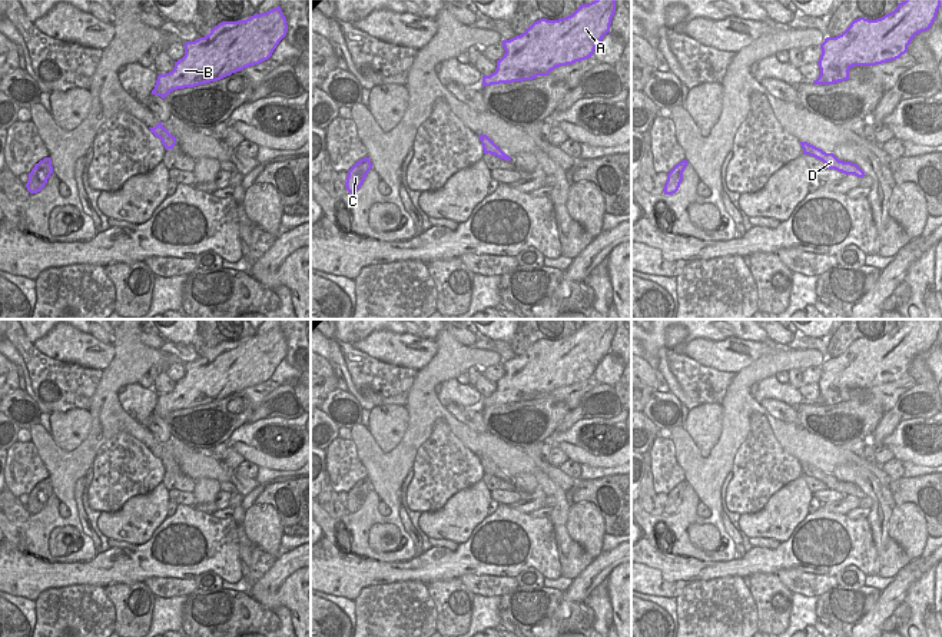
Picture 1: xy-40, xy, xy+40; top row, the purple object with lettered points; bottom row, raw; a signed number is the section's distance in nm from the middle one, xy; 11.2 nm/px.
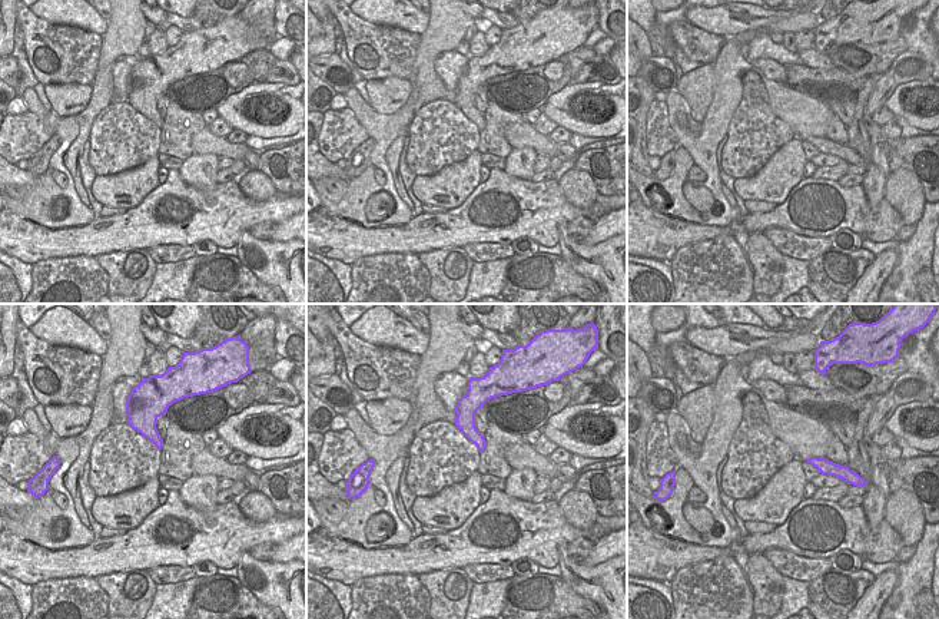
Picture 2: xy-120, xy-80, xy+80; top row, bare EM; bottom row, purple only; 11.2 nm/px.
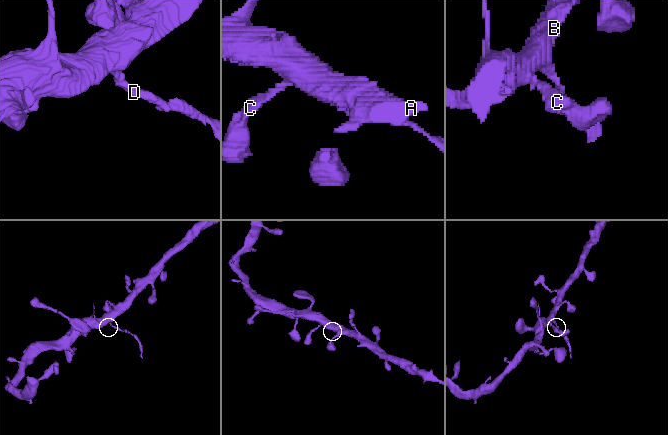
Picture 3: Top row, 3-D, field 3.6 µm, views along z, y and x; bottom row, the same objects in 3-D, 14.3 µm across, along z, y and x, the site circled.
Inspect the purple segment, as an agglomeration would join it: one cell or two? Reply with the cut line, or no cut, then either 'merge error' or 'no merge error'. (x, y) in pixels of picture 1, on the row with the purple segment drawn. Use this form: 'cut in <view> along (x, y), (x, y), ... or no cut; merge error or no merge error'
cut in xy along (497, 146), (493, 151), (484, 152); merge error

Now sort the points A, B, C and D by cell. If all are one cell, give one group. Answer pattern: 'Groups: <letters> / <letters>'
Groups: A B C / D

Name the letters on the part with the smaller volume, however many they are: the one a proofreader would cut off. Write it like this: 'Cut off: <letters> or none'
Cut off: D

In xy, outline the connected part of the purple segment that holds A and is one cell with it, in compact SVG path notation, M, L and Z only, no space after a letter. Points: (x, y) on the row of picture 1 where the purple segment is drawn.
M594 0L567 17L534 21L523 34L502 40L505 53L495 72L482 76L482 87L548 76L555 67L591 57L610 33L614 13L616 0Z

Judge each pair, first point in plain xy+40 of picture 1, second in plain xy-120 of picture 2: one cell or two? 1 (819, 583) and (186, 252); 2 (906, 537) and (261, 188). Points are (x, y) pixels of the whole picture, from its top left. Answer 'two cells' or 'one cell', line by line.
1: one cell
2: one cell

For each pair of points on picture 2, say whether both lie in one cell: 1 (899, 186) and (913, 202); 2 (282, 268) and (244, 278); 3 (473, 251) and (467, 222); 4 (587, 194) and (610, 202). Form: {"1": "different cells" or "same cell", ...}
{"1": "same cell", "2": "different cells", "3": "different cells", "4": "different cells"}

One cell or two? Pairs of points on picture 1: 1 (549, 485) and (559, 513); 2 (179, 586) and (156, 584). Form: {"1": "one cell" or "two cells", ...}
{"1": "one cell", "2": "one cell"}

